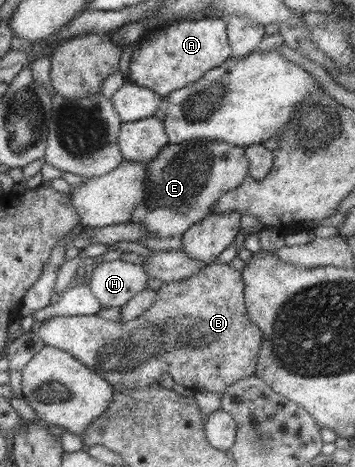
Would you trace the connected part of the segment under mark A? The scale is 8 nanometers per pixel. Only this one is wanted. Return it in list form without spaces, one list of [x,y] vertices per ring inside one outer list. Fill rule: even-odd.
[[[202,16],[182,19],[146,34],[133,46],[127,80],[162,97],[197,82],[208,70],[232,56],[226,23],[226,19]]]

